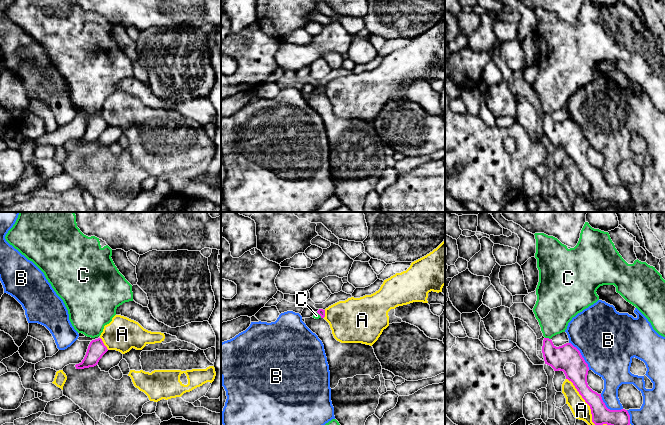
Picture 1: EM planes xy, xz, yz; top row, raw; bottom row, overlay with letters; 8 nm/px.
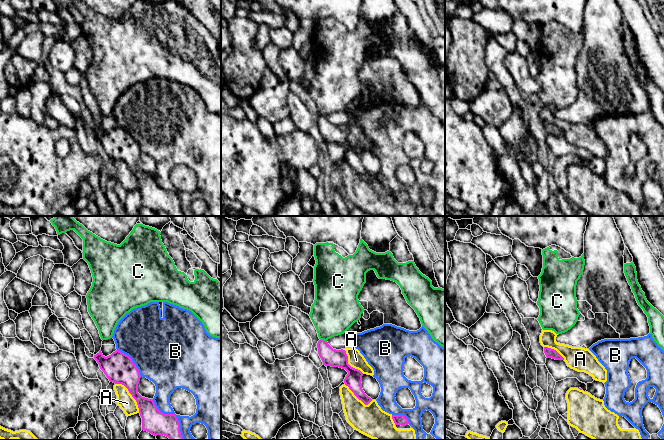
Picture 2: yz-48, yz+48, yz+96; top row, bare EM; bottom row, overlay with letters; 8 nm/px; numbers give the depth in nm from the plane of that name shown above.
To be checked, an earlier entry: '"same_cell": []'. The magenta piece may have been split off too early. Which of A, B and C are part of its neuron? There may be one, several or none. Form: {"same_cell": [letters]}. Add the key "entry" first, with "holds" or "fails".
{"entry": "holds", "same_cell": []}

